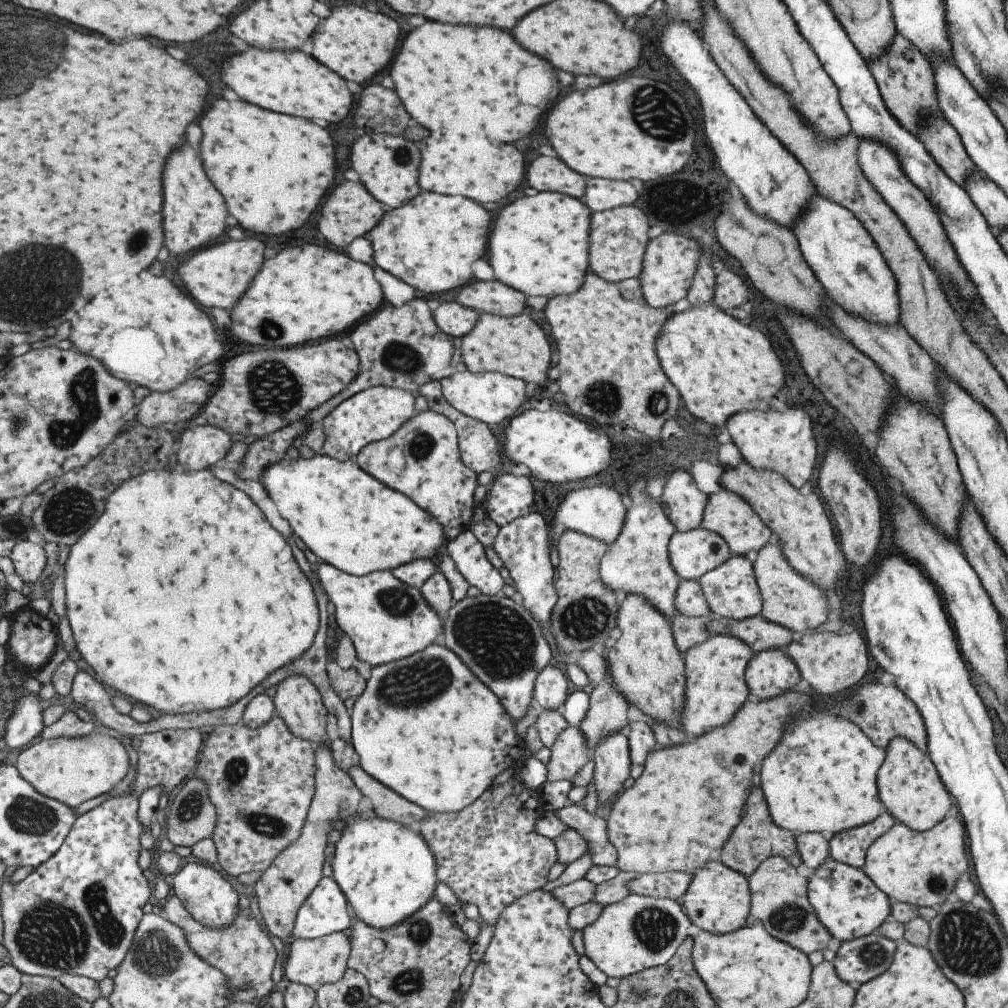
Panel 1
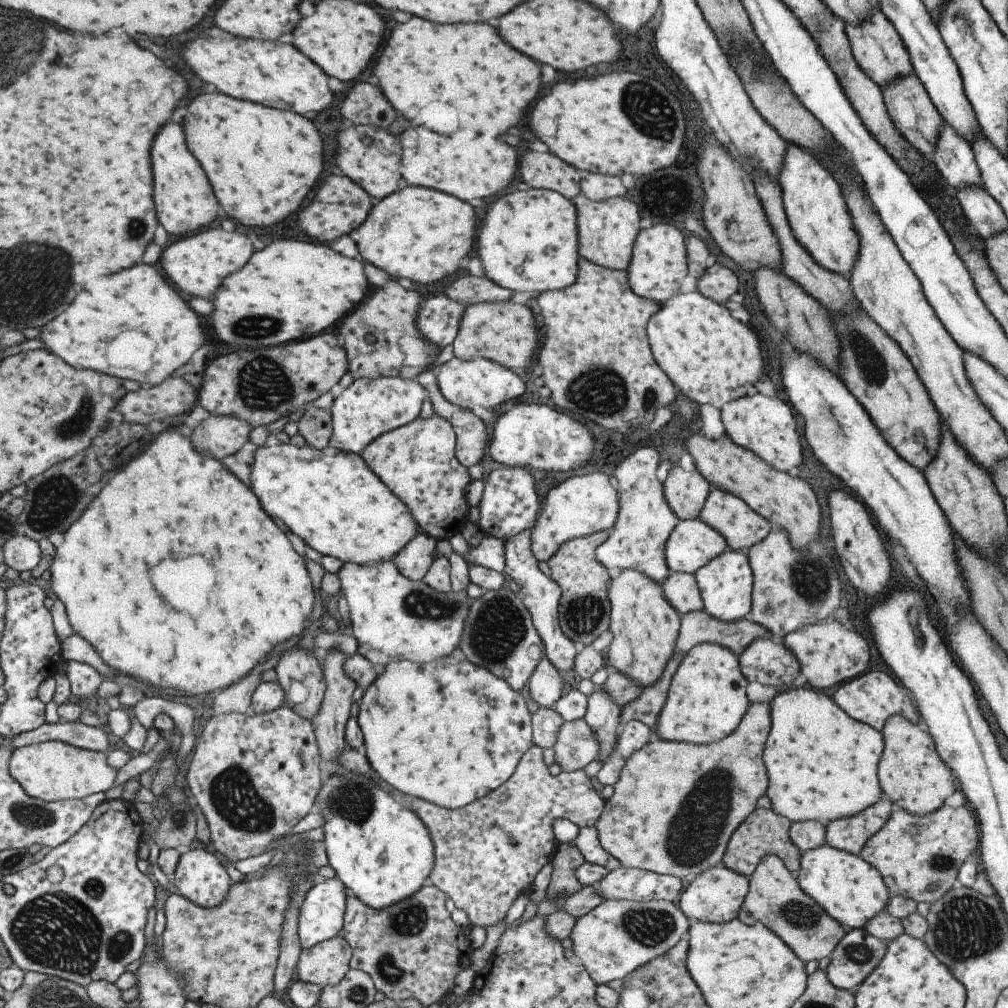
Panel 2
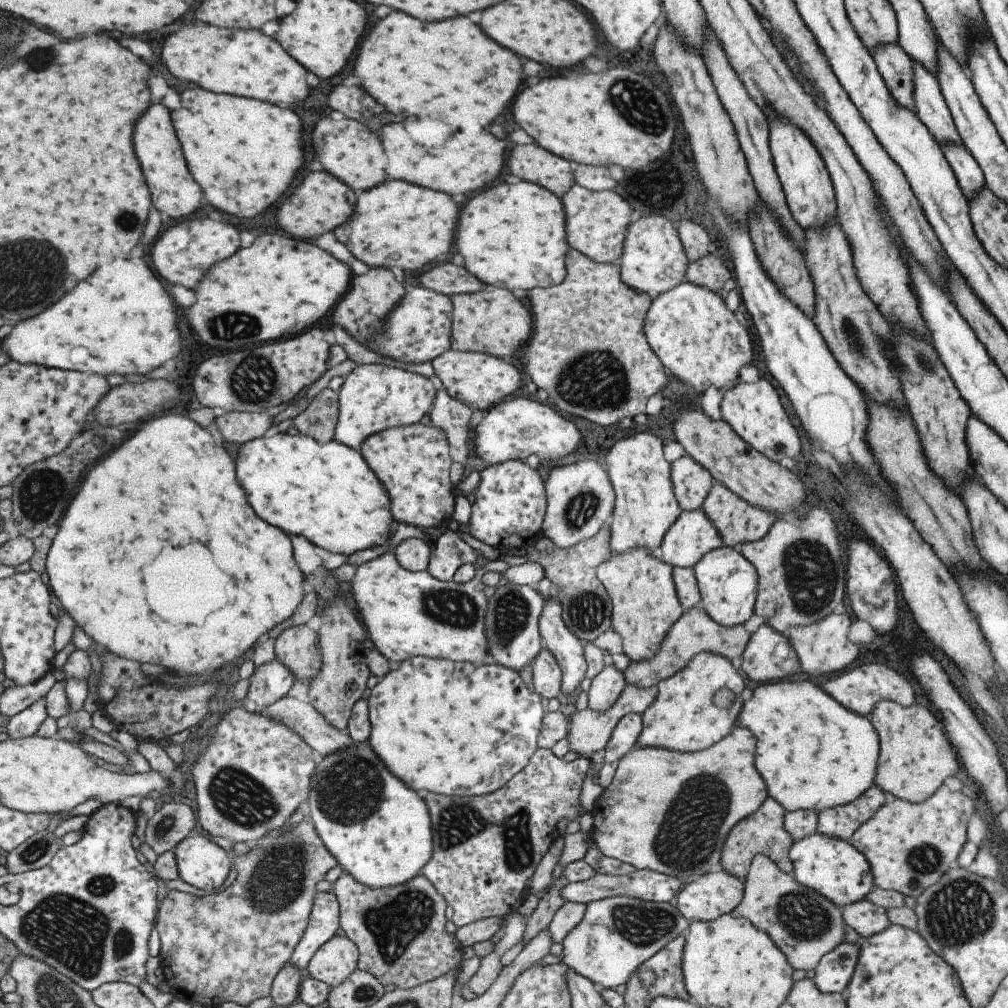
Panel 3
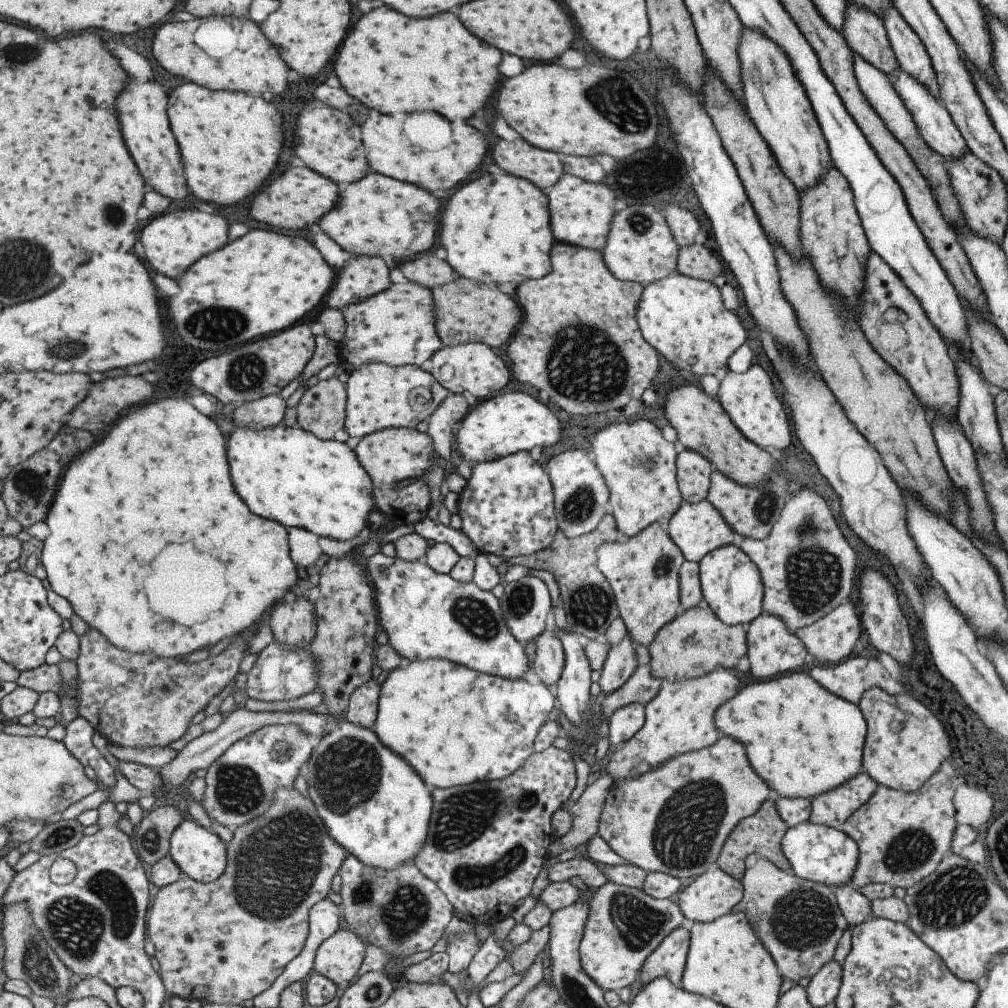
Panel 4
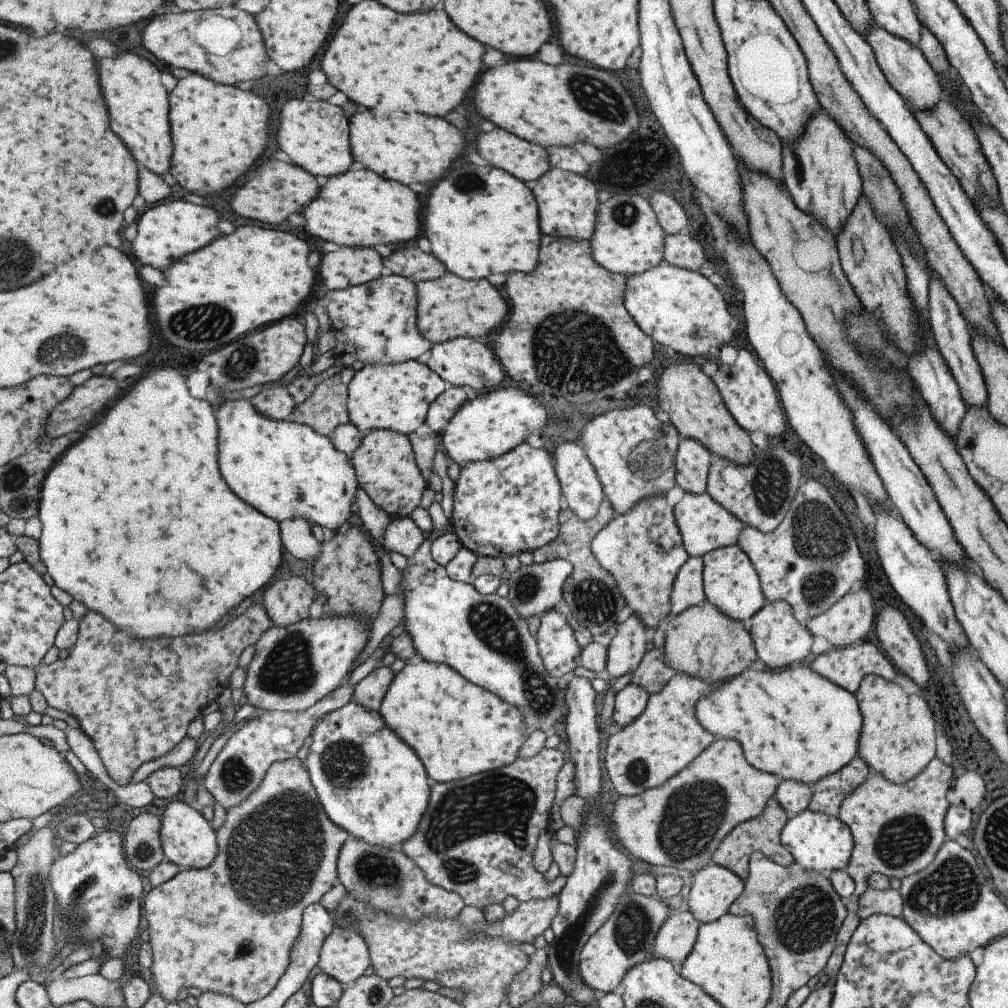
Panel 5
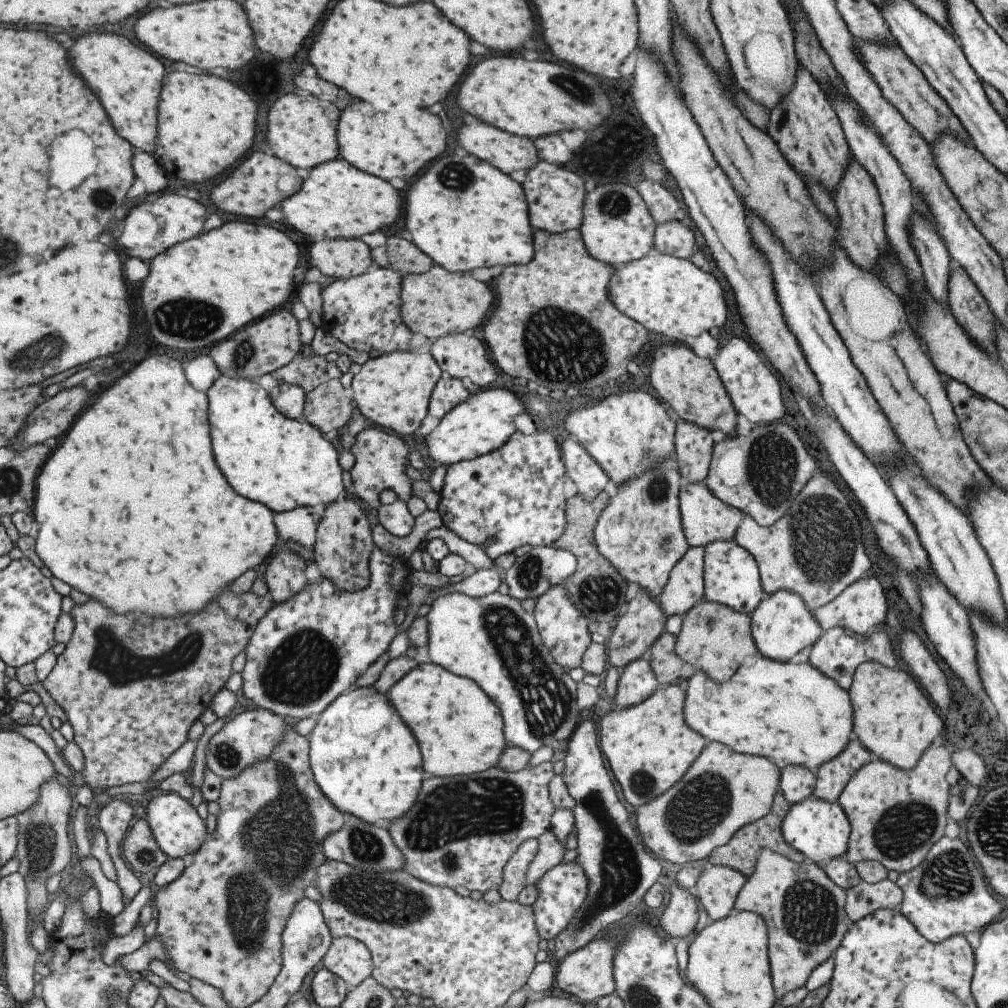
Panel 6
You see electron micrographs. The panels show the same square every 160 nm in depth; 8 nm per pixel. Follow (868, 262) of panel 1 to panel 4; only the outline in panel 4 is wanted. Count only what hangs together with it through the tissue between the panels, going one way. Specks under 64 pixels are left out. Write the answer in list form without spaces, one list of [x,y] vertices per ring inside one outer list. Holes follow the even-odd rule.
[[[742,26],[738,42],[743,102],[753,126],[761,138],[765,138],[779,170],[783,170],[785,178],[791,180],[797,192],[815,186],[832,166],[831,157],[813,109],[801,84],[793,76],[788,58],[774,42],[747,27]]]

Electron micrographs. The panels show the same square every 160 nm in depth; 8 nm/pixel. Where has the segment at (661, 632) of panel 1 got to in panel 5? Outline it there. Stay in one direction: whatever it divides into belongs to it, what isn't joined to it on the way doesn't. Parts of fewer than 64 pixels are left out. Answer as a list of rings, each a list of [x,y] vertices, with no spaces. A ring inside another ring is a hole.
[[[665,495],[642,499],[625,514],[613,517],[594,537],[590,551],[603,570],[611,574],[617,590],[644,628],[661,627],[670,614],[670,592],[679,567],[688,559],[682,545],[682,536],[674,521],[673,509],[667,505]]]

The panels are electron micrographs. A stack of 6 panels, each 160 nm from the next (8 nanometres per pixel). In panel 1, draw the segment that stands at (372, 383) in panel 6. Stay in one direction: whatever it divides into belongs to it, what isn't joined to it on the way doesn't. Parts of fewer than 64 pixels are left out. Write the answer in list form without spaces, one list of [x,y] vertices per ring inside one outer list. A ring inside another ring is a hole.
[[[378,386],[359,391],[342,400],[321,420],[315,421],[325,437],[321,447],[322,454],[339,462],[349,461],[366,444],[387,438],[412,417],[417,412],[413,407],[414,399],[407,391]]]

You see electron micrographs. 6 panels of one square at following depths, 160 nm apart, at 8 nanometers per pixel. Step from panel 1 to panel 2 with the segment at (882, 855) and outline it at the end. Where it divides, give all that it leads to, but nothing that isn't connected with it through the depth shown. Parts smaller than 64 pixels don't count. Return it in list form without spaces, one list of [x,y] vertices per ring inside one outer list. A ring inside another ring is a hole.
[[[941,806],[941,808],[923,816],[912,815],[909,811],[893,808],[887,822],[865,841],[858,856],[877,870],[891,897],[904,896],[916,903],[927,902],[927,904],[932,905],[945,894],[945,890],[949,890],[953,886],[955,876],[957,876],[957,868],[975,850],[975,844],[977,844],[977,826],[975,826],[971,812],[963,806],[957,810]]]

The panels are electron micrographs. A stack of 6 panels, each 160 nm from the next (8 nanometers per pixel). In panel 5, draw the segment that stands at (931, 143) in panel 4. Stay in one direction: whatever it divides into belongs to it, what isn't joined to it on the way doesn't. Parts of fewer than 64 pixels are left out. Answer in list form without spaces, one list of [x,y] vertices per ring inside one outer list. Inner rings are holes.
[[[870,21],[872,29],[866,34],[866,43],[872,48],[878,67],[885,80],[897,94],[902,96],[907,108],[913,111],[931,111],[942,99],[942,88],[921,51],[912,44],[885,32]]]

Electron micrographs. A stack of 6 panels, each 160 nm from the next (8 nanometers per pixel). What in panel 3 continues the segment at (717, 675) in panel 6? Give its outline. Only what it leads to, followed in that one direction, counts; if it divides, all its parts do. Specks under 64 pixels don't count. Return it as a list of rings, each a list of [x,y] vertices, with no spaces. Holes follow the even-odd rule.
[[[699,607],[683,611],[681,616],[669,627],[662,638],[656,653],[648,661],[639,661],[631,664],[622,671],[627,685],[649,688],[663,679],[675,674],[682,666],[687,664],[697,653],[715,653],[724,656],[727,660],[741,656],[751,634],[743,625],[726,627],[718,625],[709,618],[709,615]]]

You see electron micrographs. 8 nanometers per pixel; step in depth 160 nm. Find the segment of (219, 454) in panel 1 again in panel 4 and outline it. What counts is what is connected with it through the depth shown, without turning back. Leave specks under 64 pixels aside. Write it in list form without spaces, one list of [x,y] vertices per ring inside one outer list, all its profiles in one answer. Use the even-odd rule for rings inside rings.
[[[267,395],[243,403],[232,412],[232,424],[259,431],[281,422],[286,410],[285,401],[277,395]]]

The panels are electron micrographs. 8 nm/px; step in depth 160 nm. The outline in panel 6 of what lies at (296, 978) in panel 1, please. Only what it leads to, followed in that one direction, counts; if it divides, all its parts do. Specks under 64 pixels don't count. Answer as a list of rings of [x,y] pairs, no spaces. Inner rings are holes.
[[[332,937],[321,964],[348,986],[356,987],[370,976],[372,960],[367,947],[351,937]]]

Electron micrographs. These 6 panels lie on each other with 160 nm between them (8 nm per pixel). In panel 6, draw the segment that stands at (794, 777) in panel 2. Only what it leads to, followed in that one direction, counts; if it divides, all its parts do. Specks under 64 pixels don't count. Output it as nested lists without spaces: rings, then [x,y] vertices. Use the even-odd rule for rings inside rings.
[[[755,654],[723,684],[715,684],[703,674],[695,671],[682,682],[685,691],[683,716],[685,724],[709,743],[717,740],[733,752],[763,757],[780,767],[797,765],[815,774],[819,766],[835,758],[853,738],[852,708],[847,691],[809,663],[788,664]]]

